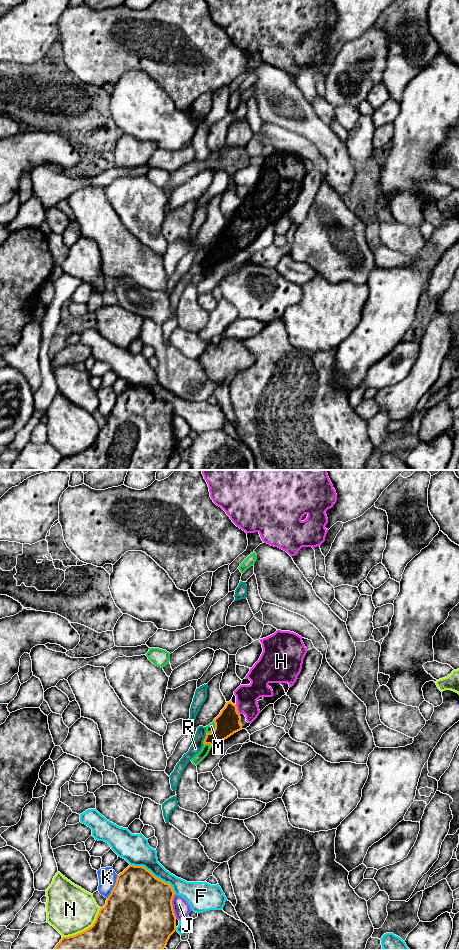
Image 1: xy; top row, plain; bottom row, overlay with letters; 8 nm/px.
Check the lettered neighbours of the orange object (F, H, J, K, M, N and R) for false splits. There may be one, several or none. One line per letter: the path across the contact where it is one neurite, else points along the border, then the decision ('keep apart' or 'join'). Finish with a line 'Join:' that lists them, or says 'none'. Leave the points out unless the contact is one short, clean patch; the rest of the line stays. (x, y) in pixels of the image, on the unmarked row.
F: keep apart
H: way xy (227, 243), (229, 236), (236, 229), (246, 219), (246, 215); join
J: keep apart
K: keep apart
M: keep apart
N: keep apart
R: keep apart
Join: H

